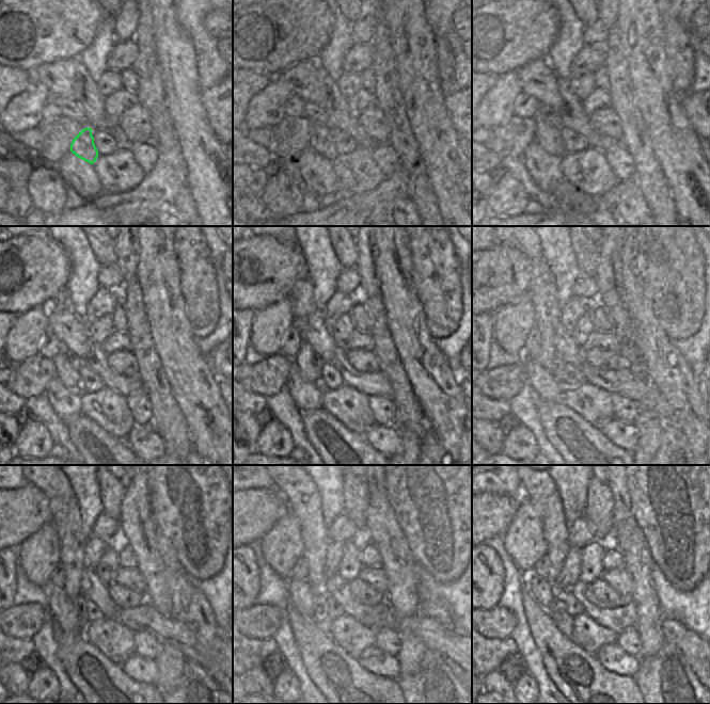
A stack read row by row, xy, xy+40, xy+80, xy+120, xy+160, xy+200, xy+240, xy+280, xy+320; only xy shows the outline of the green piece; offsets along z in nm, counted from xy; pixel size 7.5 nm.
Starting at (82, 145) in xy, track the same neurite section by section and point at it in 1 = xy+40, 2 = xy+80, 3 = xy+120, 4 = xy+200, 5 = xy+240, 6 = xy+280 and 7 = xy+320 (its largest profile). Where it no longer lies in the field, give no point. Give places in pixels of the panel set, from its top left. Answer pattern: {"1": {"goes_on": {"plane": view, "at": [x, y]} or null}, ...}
{"1": {"goes_on": {"plane": "xy+40", "at": [319, 141]}}, "2": {"goes_on": {"plane": "xy+80", "at": [548, 137]}}, "3": {"goes_on": {"plane": "xy+120", "at": [69, 376]}}, "4": {"goes_on": {"plane": "xy+200", "at": [542, 291]}}, "5": {"goes_on": {"plane": "xy+240", "at": [65, 515]}}, "6": {"goes_on": {"plane": "xy+280", "at": [299, 491]}}, "7": {"goes_on": {"plane": "xy+320", "at": [539, 489]}}}

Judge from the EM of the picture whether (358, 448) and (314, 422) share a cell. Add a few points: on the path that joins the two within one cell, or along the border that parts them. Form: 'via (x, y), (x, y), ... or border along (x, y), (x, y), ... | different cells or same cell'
via (347, 441), (333, 428), (325, 428) | same cell

